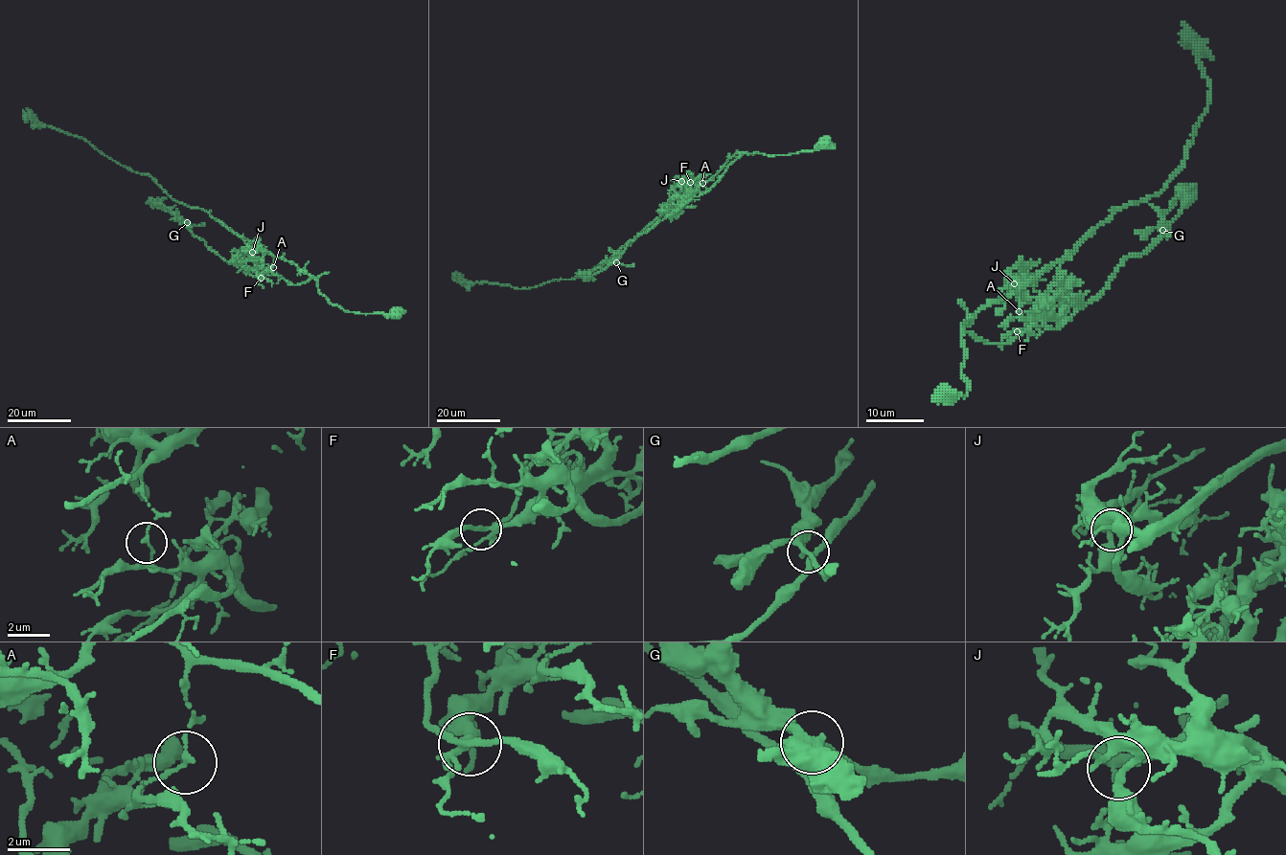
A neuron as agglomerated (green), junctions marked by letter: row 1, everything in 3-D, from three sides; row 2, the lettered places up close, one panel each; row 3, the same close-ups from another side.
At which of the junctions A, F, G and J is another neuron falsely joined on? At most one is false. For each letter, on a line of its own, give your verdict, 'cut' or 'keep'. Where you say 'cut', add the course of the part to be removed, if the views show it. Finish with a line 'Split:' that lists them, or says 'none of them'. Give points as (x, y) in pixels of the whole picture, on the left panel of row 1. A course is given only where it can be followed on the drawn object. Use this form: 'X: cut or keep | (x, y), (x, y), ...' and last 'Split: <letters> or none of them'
A: cut | (273, 267), (271, 255), (207, 212), (178, 202), (149, 176), (128, 169), (80, 138), (39, 125), (26, 107)
F: keep
G: keep
J: keep
Split: A

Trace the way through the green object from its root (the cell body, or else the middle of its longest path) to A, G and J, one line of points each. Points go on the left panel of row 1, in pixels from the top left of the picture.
A: (396, 312), (345, 311), (331, 304), (319, 291), (317, 281), (295, 264), (274, 258), (273, 267)
G: (396, 312), (345, 311), (329, 302), (314, 279), (291, 284), (279, 276), (253, 277), (213, 252), (187, 222)
J: (396, 312), (345, 311), (331, 304), (319, 291), (317, 281), (295, 264), (262, 250), (252, 252)

